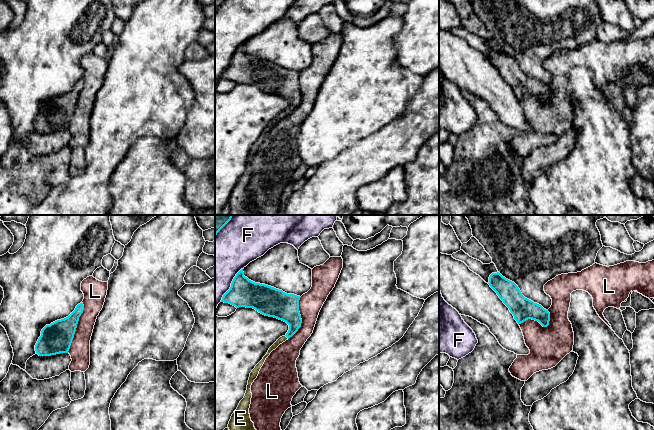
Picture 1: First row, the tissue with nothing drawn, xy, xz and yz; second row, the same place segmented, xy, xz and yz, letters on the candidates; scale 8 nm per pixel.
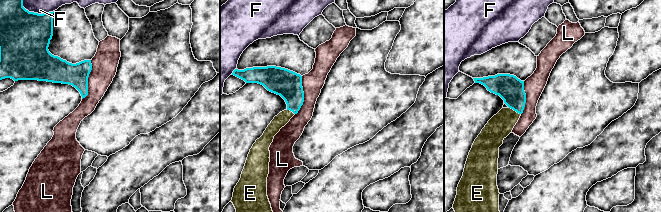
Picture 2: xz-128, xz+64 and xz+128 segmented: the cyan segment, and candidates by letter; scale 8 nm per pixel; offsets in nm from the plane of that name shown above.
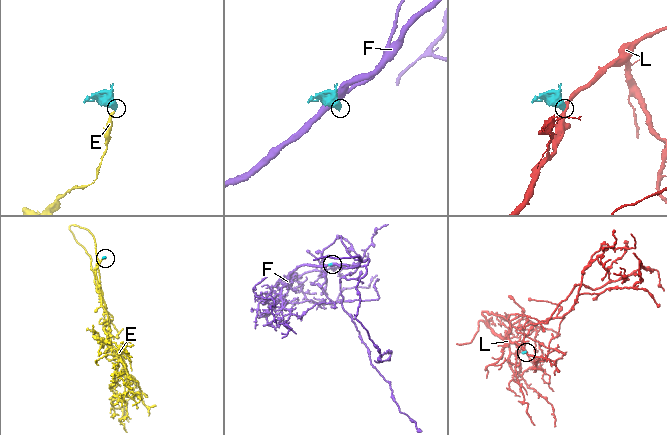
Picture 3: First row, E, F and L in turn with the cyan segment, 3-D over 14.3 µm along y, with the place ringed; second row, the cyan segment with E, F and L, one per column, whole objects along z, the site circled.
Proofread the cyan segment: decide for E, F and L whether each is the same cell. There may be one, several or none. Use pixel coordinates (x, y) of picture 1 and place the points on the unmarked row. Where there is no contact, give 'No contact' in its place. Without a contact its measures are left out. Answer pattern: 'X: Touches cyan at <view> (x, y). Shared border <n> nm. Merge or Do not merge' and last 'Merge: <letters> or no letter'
E: Touches cyan at xz (287, 113). Shared border 40 nm. Merge
F: Touches cyan at xz (231, 61). Shared border 320 nm. Do not merge
L: Touches cyan at xy (76, 103). Shared border 420 nm. Do not merge
Merge: E

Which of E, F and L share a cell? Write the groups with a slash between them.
E / F / L

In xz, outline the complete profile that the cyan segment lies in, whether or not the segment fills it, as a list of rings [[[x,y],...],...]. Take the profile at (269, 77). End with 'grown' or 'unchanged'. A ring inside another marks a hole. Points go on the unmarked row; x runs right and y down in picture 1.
[[[243,45],[236,50],[230,65],[223,71],[221,78],[229,79],[236,84],[253,84],[265,92],[277,94],[289,101],[286,111],[280,113],[269,124],[267,130],[250,149],[245,172],[232,190],[228,200],[229,215],[261,215],[249,190],[252,174],[250,164],[270,129],[292,113],[301,103],[299,76],[300,72],[287,70],[274,63],[249,56],[244,52]]]; grown

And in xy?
[[[80,79],[68,93],[46,101],[35,121],[36,129],[39,132],[68,129],[83,86],[84,81]]]; unchanged

